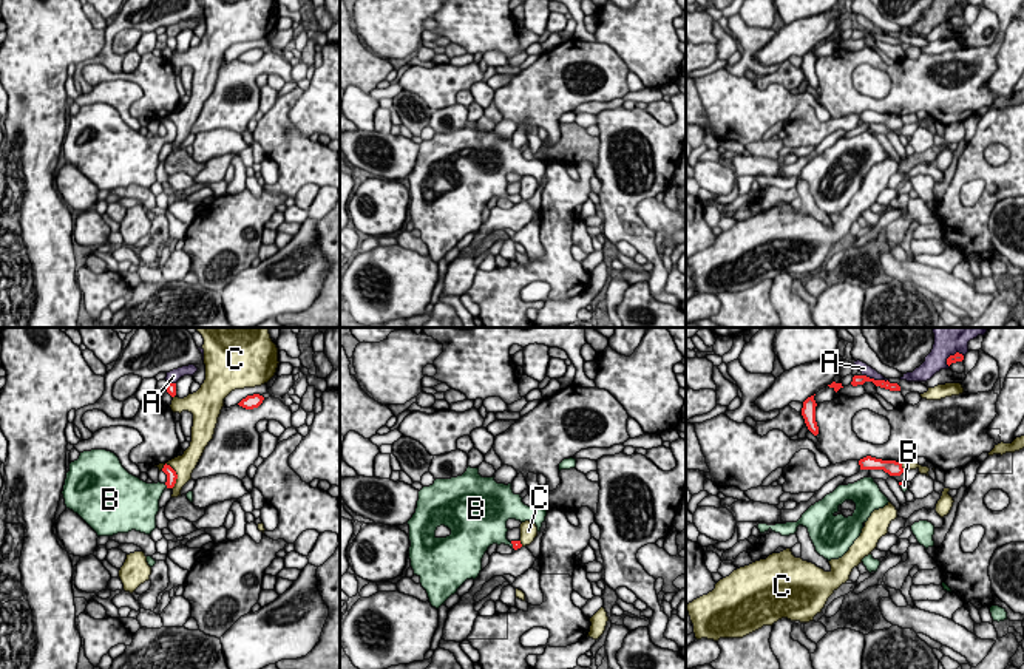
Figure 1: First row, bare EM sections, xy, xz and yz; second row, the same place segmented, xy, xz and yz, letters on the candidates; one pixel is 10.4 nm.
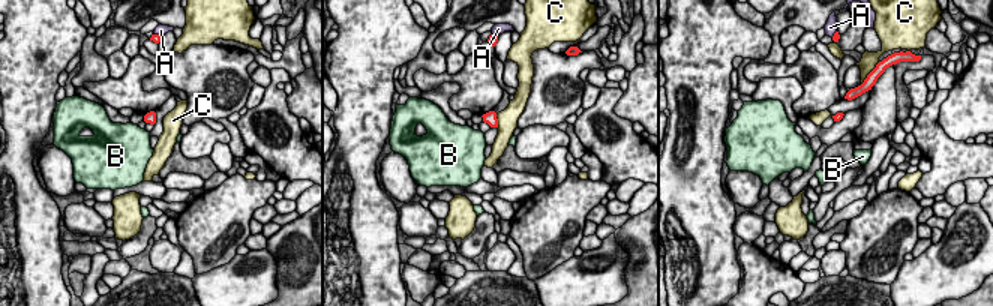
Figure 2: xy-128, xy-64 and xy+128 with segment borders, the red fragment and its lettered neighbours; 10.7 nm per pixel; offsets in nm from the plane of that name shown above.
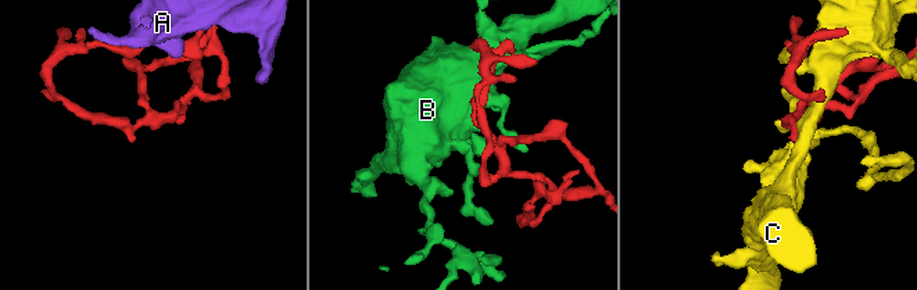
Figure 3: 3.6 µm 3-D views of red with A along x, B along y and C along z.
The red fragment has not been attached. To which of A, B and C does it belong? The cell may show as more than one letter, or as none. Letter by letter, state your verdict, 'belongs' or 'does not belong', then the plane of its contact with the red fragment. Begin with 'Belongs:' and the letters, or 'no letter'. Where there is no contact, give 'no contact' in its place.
Belongs: B
A: does not belong | yz
B: belongs | xy
C: does not belong | xy

